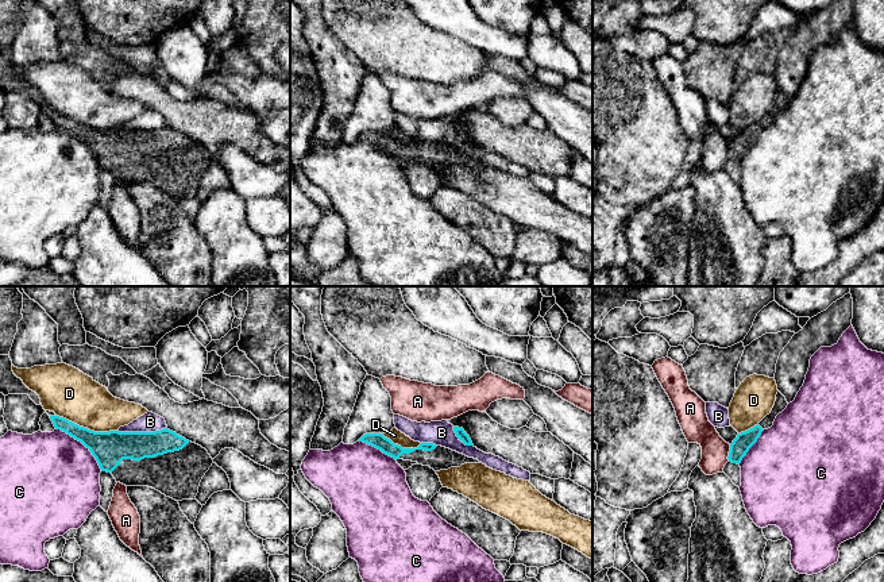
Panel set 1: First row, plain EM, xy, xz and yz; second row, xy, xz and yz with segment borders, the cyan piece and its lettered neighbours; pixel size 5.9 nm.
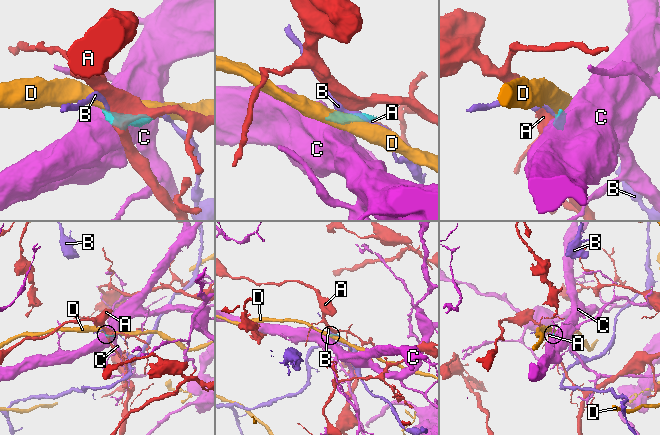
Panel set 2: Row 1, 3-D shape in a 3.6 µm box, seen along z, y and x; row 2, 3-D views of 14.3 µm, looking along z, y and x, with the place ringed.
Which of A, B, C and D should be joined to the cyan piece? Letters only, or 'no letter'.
no letter

